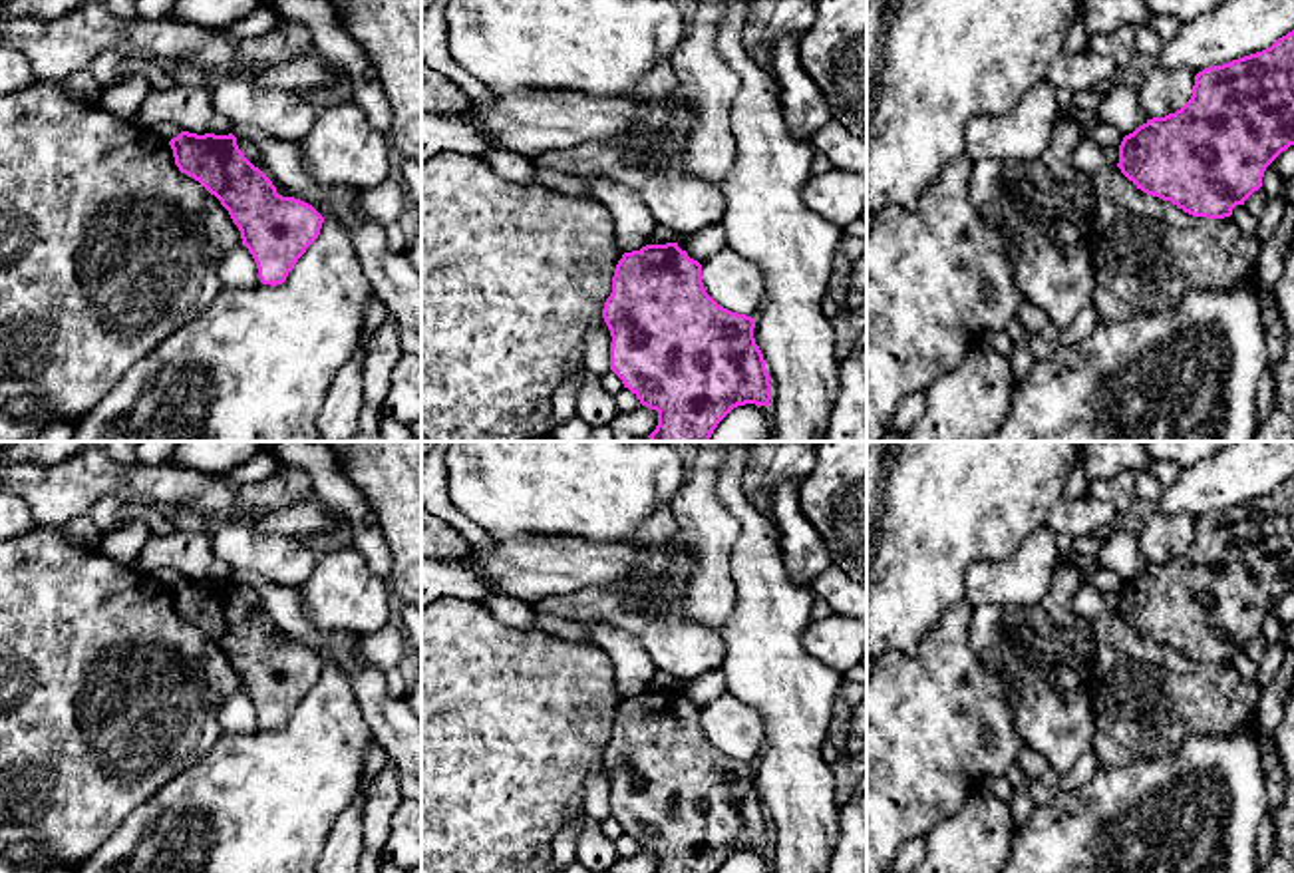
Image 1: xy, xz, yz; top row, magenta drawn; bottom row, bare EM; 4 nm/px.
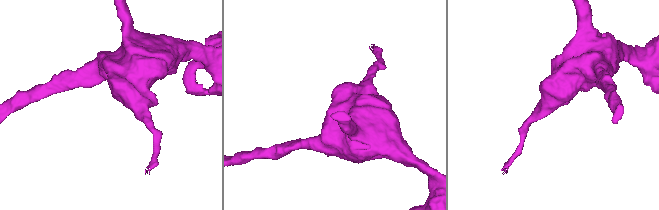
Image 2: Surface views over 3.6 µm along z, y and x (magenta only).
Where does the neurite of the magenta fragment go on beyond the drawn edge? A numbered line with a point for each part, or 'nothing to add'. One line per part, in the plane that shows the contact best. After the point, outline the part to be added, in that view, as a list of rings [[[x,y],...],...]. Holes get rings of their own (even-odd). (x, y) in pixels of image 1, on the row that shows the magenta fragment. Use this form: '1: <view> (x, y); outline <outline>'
nothing to add

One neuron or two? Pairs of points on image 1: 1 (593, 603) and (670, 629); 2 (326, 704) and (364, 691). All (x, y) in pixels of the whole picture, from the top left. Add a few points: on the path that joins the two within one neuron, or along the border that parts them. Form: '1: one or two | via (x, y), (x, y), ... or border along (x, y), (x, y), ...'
1: one | via (613, 607), (645, 629), (650, 629)
2: two | border along (328, 655), (350, 677), (354, 698), (372, 738)

